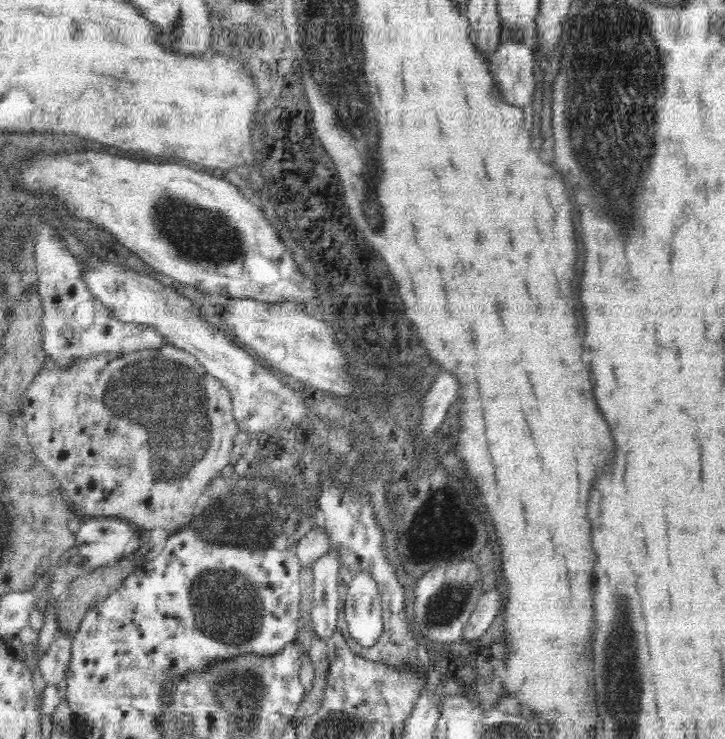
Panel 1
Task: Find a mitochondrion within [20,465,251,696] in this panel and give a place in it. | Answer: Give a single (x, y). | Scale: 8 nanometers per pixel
(223, 526)

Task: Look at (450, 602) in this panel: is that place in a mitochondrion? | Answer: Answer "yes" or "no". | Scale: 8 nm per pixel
yes

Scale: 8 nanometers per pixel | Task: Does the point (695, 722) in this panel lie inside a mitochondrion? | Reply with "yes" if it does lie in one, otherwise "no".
no

